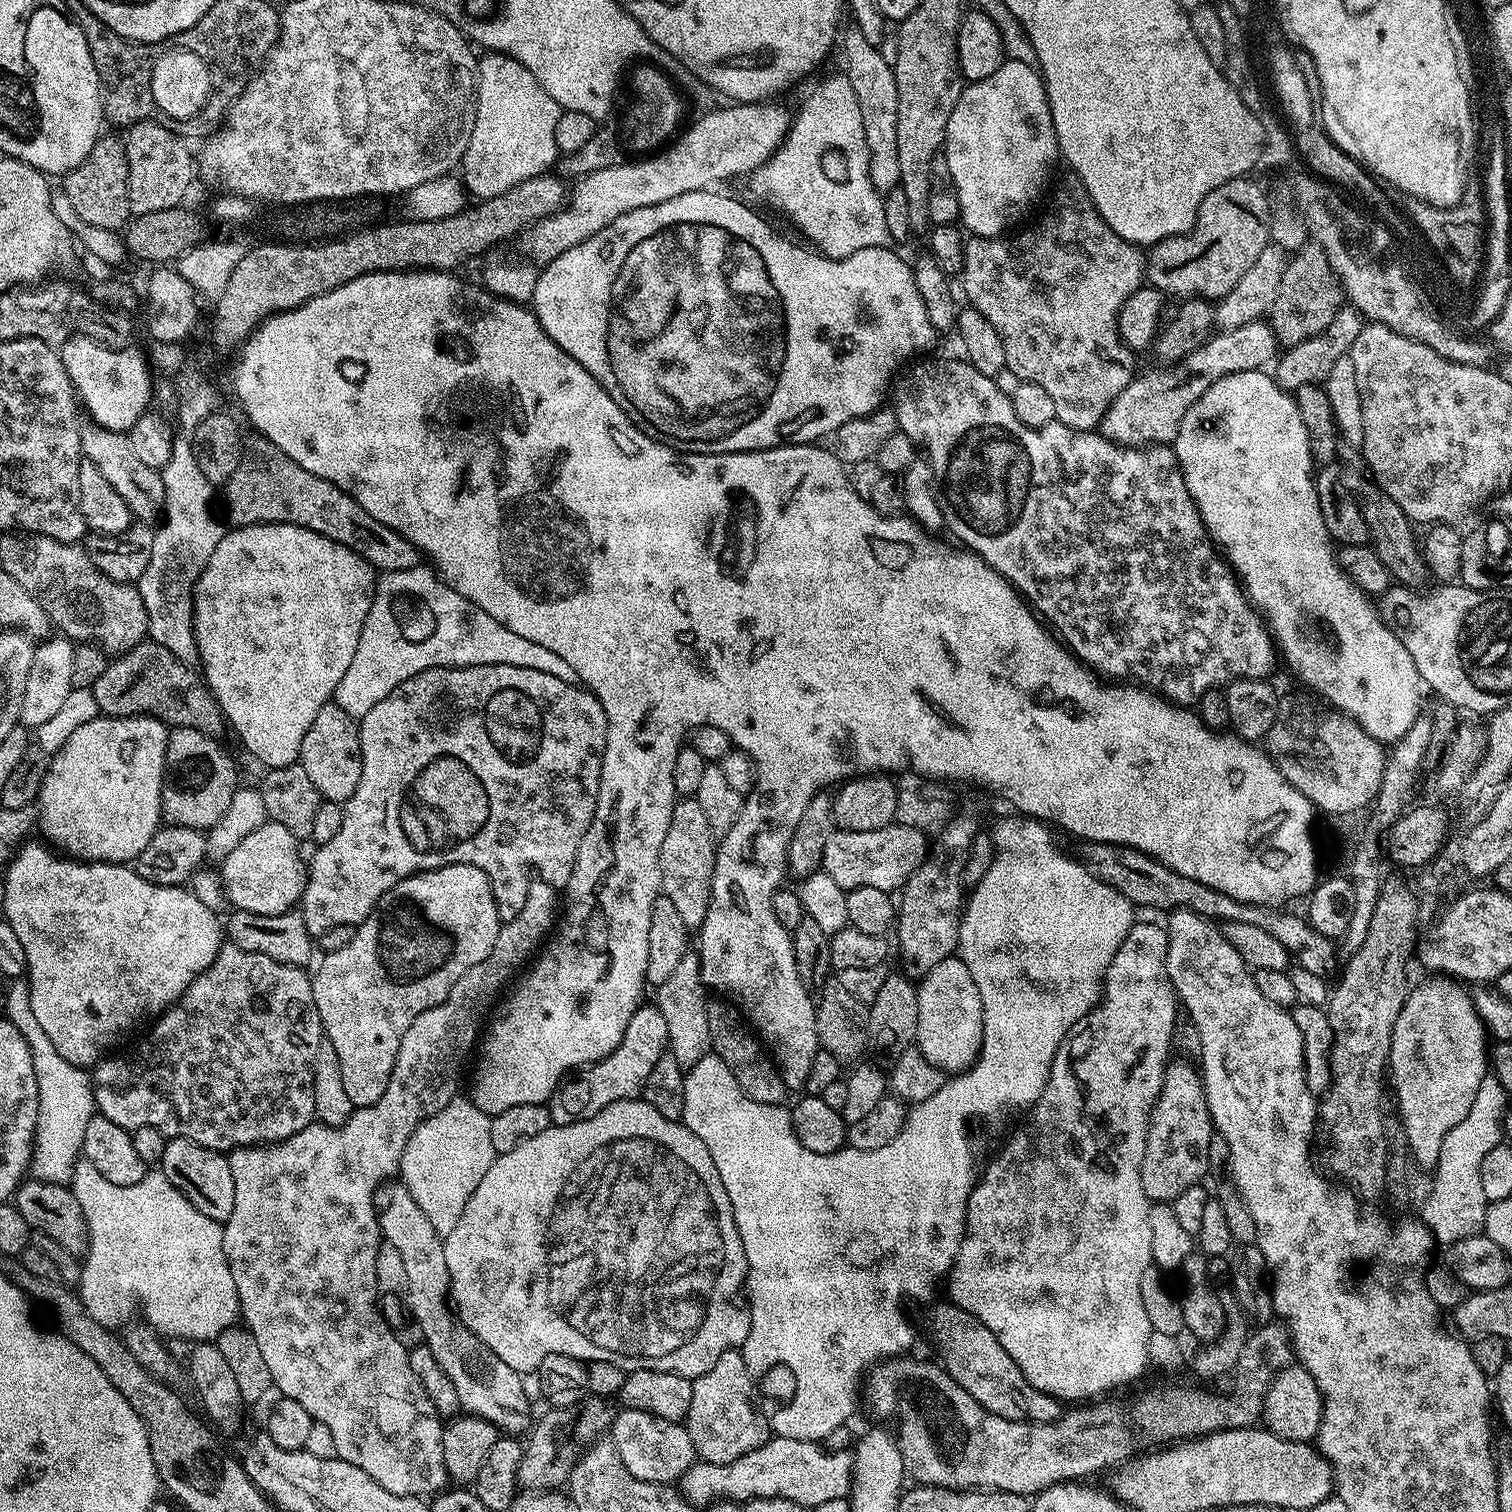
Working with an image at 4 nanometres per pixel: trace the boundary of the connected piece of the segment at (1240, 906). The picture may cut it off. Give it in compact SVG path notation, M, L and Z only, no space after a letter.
M1084 842L1079 846L1081 847L1078 853L1079 859L1087 864L1088 869L1100 880L1121 892L1133 906L1140 907L1141 904L1144 908L1187 910L1213 922L1229 920L1247 922L1266 930L1266 934L1270 934L1273 938L1278 938L1278 942L1286 946L1289 954L1300 952L1299 967L1310 970L1310 974L1328 978L1336 968L1337 941L1331 936L1323 936L1314 931L1303 915L1295 916L1292 912L1283 912L1285 909L1280 906L1248 904L1246 901L1235 900L1230 894L1224 894L1222 890L1214 890L1202 882L1194 882L1194 878L1186 878L1186 874L1178 874L1170 870L1153 856L1133 848L1125 848L1123 844Z

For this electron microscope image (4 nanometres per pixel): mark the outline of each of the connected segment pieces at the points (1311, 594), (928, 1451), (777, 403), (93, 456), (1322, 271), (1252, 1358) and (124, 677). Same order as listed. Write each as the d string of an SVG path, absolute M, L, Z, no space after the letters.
M1264 370L1230 374L1214 382L1214 386L1210 386L1210 390L1206 390L1206 394L1202 394L1202 398L1198 398L1198 402L1194 402L1190 410L1186 410L1186 418L1182 418L1182 426L1174 441L1174 451L1180 463L1180 473L1186 482L1186 490L1190 492L1190 498L1196 503L1198 514L1202 518L1205 530L1208 531L1209 540L1222 549L1223 555L1240 581L1241 588L1244 589L1244 595L1248 597L1248 603L1266 621L1268 631L1274 637L1274 643L1283 663L1284 660L1288 663L1289 670L1308 687L1305 689L1309 693L1323 698L1336 711L1343 712L1351 720L1359 722L1366 730L1366 734L1370 734L1381 744L1385 746L1395 744L1398 738L1402 738L1402 734L1406 734L1406 730L1410 730L1414 718L1421 715L1422 681L1414 666L1414 658L1410 658L1406 646L1402 646L1400 639L1387 626L1382 626L1377 609L1368 593L1362 591L1340 567L1337 545L1332 535L1326 530L1326 522L1322 522L1320 499L1316 493L1314 471L1312 472L1314 461L1310 450L1310 438L1306 434L1306 422L1302 422L1302 414L1296 405L1295 395L1281 388Z
M905 1354L883 1361L867 1377L862 1396L868 1399L874 1415L884 1420L891 1416L901 1416L904 1419L904 1425L898 1431L898 1443L904 1459L904 1471L911 1479L913 1476L916 1484L1009 1492L1032 1498L1037 1492L1055 1484L1092 1478L1088 1476L1102 1471L1107 1464L1119 1465L1133 1455L1132 1424L1127 1414L1116 1404L1092 1402L1087 1406L1076 1406L1073 1412L1065 1411L1060 1419L1045 1424L1034 1424L1031 1420L1007 1420L970 1398L970 1394L966 1394L966 1390L962 1390L962 1386L958 1386L958 1382L954 1382L951 1374L945 1372L939 1363L911 1360L910 1357Z
M720 190L678 194L678 198L658 202L658 206L630 210L622 214L622 218L614 218L614 222L598 230L598 234L586 238L586 242L570 246L566 254L558 254L558 258L543 265L530 301L532 313L538 318L542 330L546 330L562 351L570 354L570 358L574 358L607 390L610 398L618 402L623 412L645 434L677 452L765 452L767 448L786 444L810 444L823 441L820 440L823 436L831 437L854 418L869 416L885 403L890 381L897 375L896 367L911 352L930 347L932 339L938 336L926 314L926 302L922 302L922 294L918 294L913 265L909 261L907 264L898 253L891 252L888 246L858 250L858 254L850 254L841 260L831 260L807 247L799 248L786 237L779 236L754 209L716 191Z
M85 423L80 429L80 451L83 459L88 460L118 490L122 502L126 502L133 517L140 522L152 522L163 513L164 510L164 483L160 472L155 468L146 466L146 462L140 461L134 446L130 446L130 438L123 432L106 430L101 424Z
M1315 242L1303 244L1295 249L1293 256L1296 257L1285 263L1282 282L1278 282L1278 294L1270 313L1272 333L1276 335L1277 345L1285 349L1314 338L1314 334L1322 334L1322 330L1334 322L1334 314L1338 314L1346 304L1344 287L1334 274L1322 245Z
M1283 1323L1261 1324L1255 1331L1240 1348L1234 1369L1236 1381L1229 1396L1220 1397L1216 1392L1203 1392L1200 1388L1172 1388L1161 1400L1144 1396L1136 1404L1137 1430L1148 1440L1180 1442L1185 1438L1203 1438L1209 1432L1222 1432L1226 1428L1253 1427L1261 1419L1264 1396L1272 1380L1289 1367L1294 1356L1287 1327Z
M145 642L134 646L129 652L119 653L102 674L90 686L94 694L94 702L98 702L101 713L106 716L153 716L156 720L171 726L172 728L193 728L207 736L223 737L226 732L224 711L218 706L218 702L208 691L204 677L191 664L183 664L166 646Z

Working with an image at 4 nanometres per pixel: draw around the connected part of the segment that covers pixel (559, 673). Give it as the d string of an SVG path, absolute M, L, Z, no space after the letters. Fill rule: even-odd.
M417 566L410 570L390 570L389 572L380 572L376 581L376 593L372 599L370 606L370 614L366 614L366 622L362 622L362 634L358 638L358 650L354 650L354 659L351 660L350 666L346 670L346 674L342 678L342 682L338 682L334 703L342 710L346 710L346 714L350 714L352 719L360 721L366 714L370 714L370 710L374 710L374 706L378 706L378 702L382 702L382 698L386 698L398 686L402 686L402 682L406 682L406 678L414 678L414 674L422 674L422 670L430 670L431 668L465 668L466 666L522 666L526 670L542 670L542 674L554 674L554 678L562 678L562 682L570 682L571 684L580 684L578 678L578 670L573 670L558 654L554 654L554 650L546 650L546 646L538 646L538 642L530 642L530 638L522 638L522 634L514 634L514 630L506 630L506 626L502 626L502 622L498 622L494 618L490 618L490 614L486 614L486 610L482 610L478 606L474 606L474 602L470 602L466 598L462 598L462 594L458 594L458 590L454 590L444 581L444 577L439 575L435 567ZM399 596L417 596L422 603L428 607L430 615L436 619L436 625L432 628L432 633L425 640L407 640L404 632L400 629L400 620L396 617L396 599Z

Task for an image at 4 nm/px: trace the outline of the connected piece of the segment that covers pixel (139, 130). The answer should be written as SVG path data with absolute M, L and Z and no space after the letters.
M139 120L131 125L127 132L124 149L128 163L128 185L130 186L130 206L133 217L183 205L186 200L184 195L187 194L188 187L192 184L192 172L194 176L194 152L188 149L189 141L166 126L155 124L152 120Z

